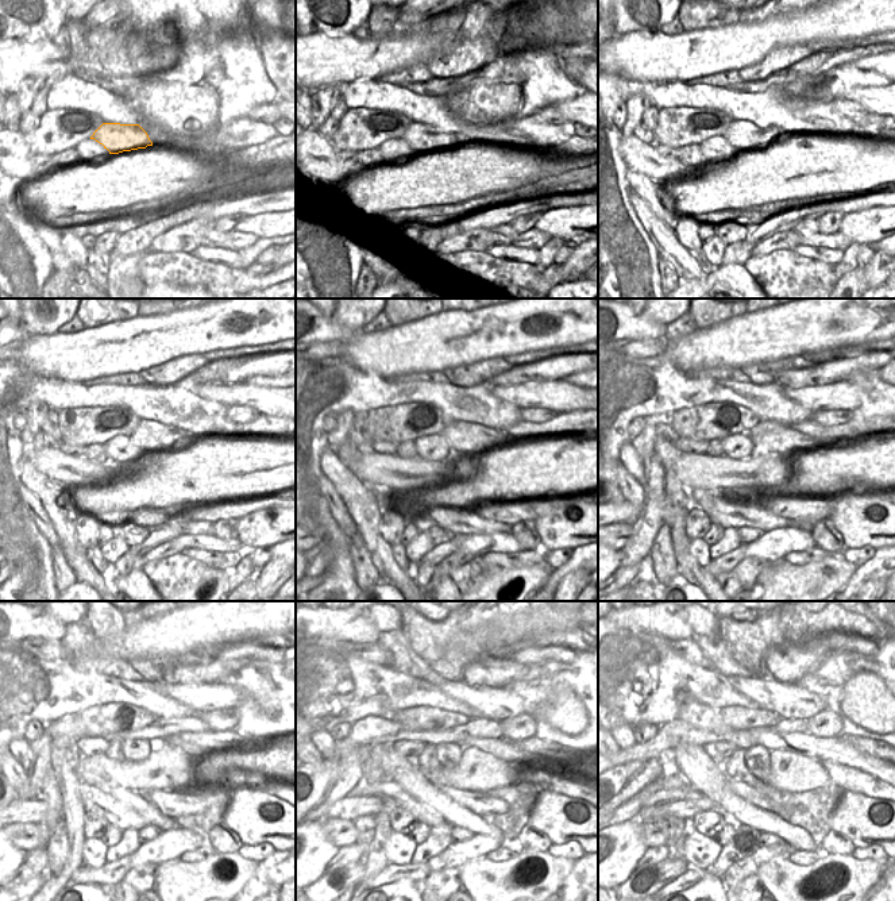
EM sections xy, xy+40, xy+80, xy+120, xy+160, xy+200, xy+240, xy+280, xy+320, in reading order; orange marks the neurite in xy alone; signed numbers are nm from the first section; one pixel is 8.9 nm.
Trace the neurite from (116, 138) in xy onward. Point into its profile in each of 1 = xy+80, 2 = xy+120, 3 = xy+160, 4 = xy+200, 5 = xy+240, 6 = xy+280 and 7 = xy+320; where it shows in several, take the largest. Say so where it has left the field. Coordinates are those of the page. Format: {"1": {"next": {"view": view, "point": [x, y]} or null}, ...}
{"1": {"next": {"view": "xy+80", "point": [747, 134]}}, "2": {"next": {"view": "xy+120", "point": [159, 438]}}, "3": {"next": {"view": "xy+160", "point": [463, 436]}}, "4": {"next": {"view": "xy+200", "point": [782, 439]}}, "5": {"next": {"view": "xy+240", "point": [207, 740]}}, "6": {"next": {"view": "xy+280", "point": [529, 744]}}, "7": {"next": {"view": "xy+320", "point": [822, 743]}}}

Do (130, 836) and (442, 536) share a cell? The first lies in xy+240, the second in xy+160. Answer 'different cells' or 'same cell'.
different cells

